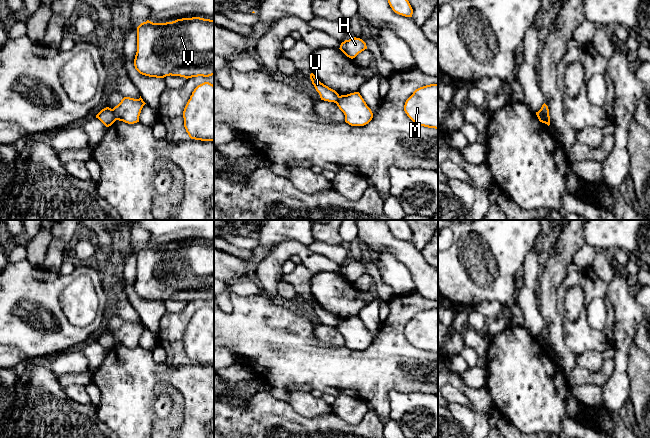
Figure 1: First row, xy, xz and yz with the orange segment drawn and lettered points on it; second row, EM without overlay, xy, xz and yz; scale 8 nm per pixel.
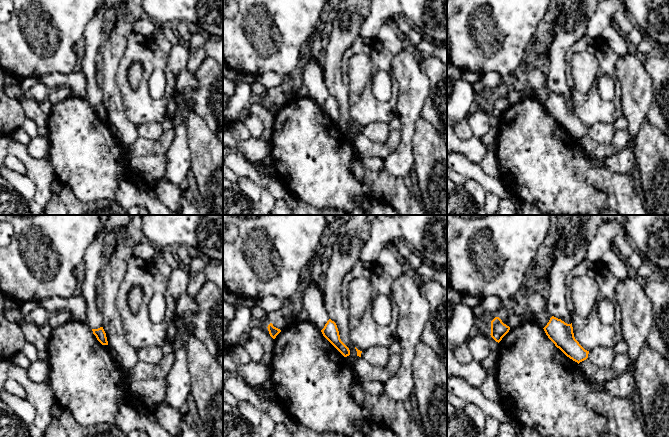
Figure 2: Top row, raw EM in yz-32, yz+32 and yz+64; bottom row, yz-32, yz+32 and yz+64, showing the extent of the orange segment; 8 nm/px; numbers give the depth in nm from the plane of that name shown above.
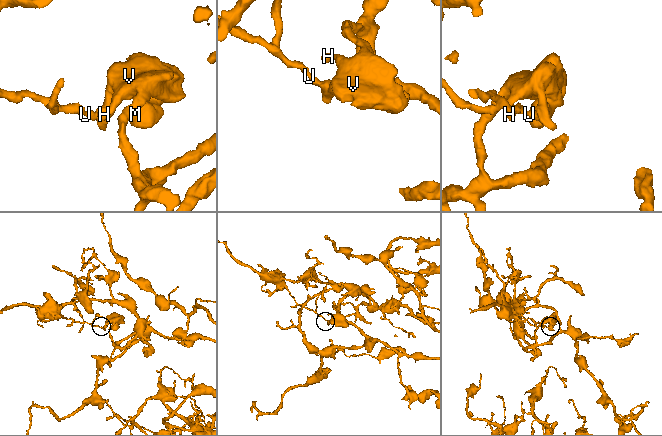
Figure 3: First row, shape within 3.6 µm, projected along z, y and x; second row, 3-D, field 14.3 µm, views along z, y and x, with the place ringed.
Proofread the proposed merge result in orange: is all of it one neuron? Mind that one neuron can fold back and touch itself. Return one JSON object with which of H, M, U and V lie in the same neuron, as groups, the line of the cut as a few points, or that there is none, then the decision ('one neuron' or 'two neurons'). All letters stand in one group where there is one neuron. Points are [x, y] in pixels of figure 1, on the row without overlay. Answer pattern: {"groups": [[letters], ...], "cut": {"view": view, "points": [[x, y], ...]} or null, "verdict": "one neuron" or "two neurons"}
{"groups": [["H", "M", "V"], ["U"]], "cut": {"view": "xy", "points": [[111, 333], [116, 343]]}, "verdict": "two neurons"}

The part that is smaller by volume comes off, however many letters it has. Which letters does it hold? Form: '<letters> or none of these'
U

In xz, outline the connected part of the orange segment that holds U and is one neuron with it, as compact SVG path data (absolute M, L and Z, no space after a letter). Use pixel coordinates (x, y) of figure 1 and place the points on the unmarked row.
M313 297L310 298L310 303L316 315L319 317L321 324L334 327L338 325L339 318L335 314L321 307Z

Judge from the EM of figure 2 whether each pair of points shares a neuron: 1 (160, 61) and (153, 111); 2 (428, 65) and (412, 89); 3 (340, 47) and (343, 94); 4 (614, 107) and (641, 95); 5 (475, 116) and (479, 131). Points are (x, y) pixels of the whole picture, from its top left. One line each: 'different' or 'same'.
1: same
2: different
3: same
4: different
5: same

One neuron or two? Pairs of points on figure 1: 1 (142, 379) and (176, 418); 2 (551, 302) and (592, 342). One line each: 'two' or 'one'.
1: two
2: two

